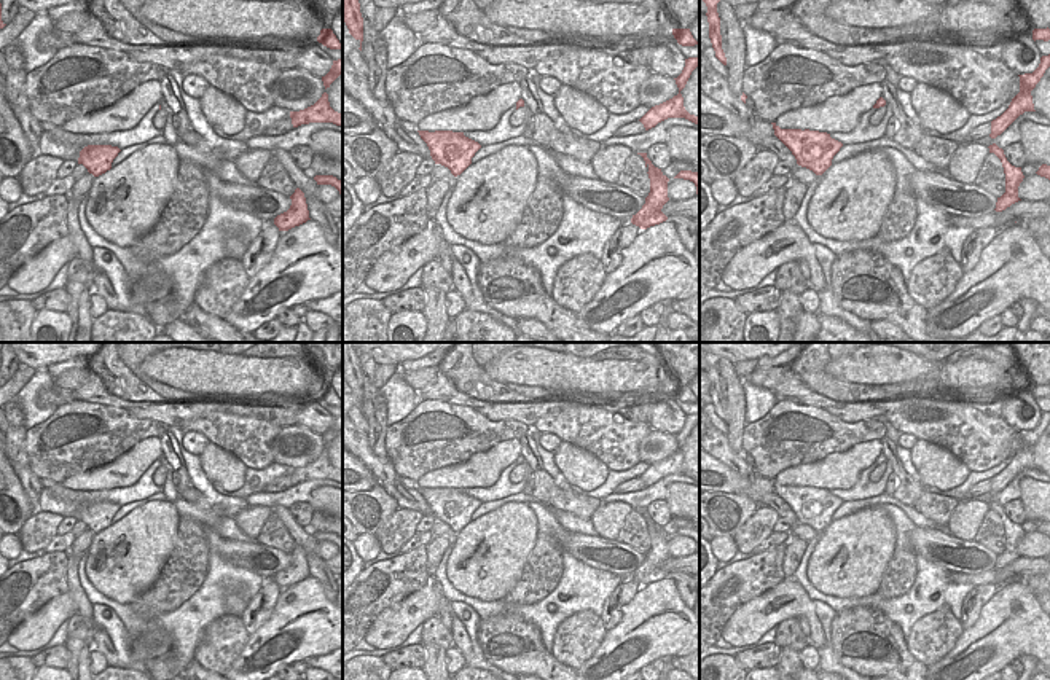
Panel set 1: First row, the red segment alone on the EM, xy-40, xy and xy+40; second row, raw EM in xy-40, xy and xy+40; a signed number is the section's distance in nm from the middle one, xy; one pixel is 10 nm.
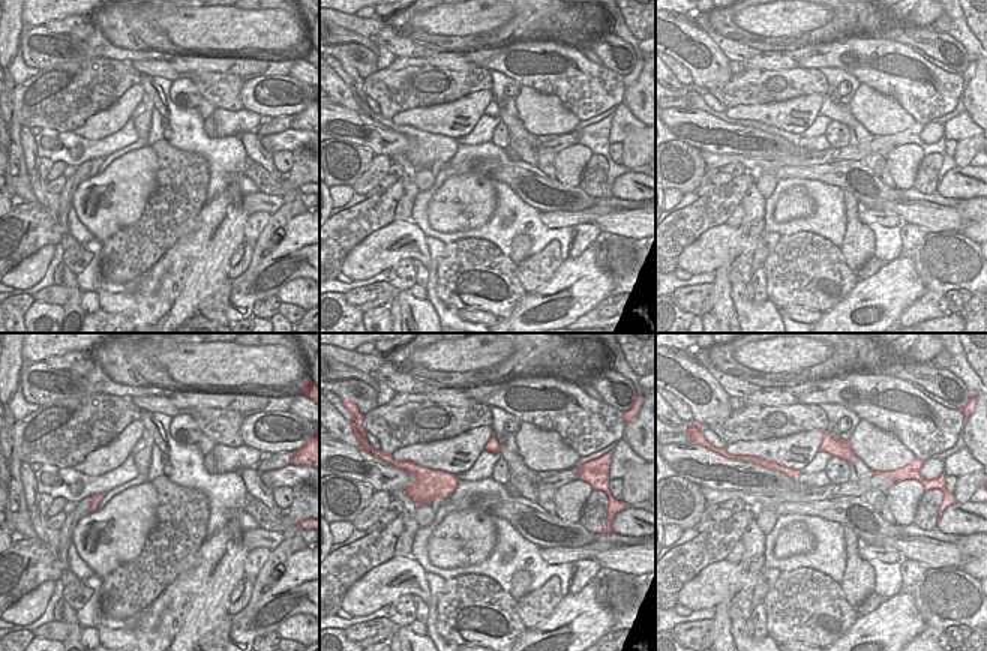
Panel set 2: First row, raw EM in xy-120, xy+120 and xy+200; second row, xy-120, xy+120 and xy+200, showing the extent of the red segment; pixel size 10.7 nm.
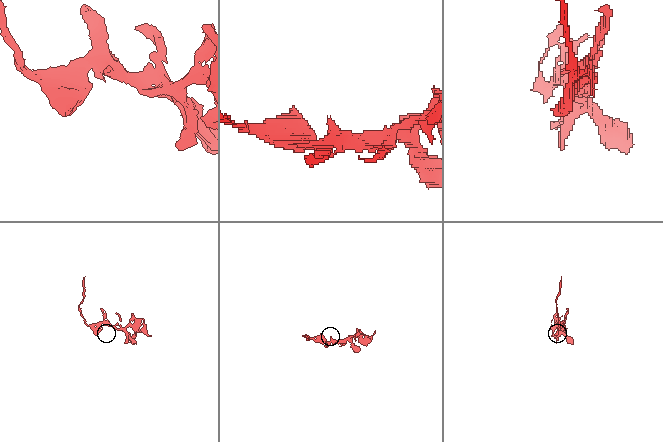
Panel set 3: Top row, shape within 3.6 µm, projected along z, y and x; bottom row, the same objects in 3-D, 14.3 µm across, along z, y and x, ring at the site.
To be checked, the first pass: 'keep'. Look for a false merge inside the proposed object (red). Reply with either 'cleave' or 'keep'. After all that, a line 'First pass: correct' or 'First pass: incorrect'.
cleave
First pass: incorrect

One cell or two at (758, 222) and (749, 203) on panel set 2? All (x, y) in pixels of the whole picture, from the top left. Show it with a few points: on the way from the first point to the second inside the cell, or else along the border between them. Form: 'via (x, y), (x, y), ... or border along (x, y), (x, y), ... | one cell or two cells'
via (753, 218), (753, 207) | one cell

